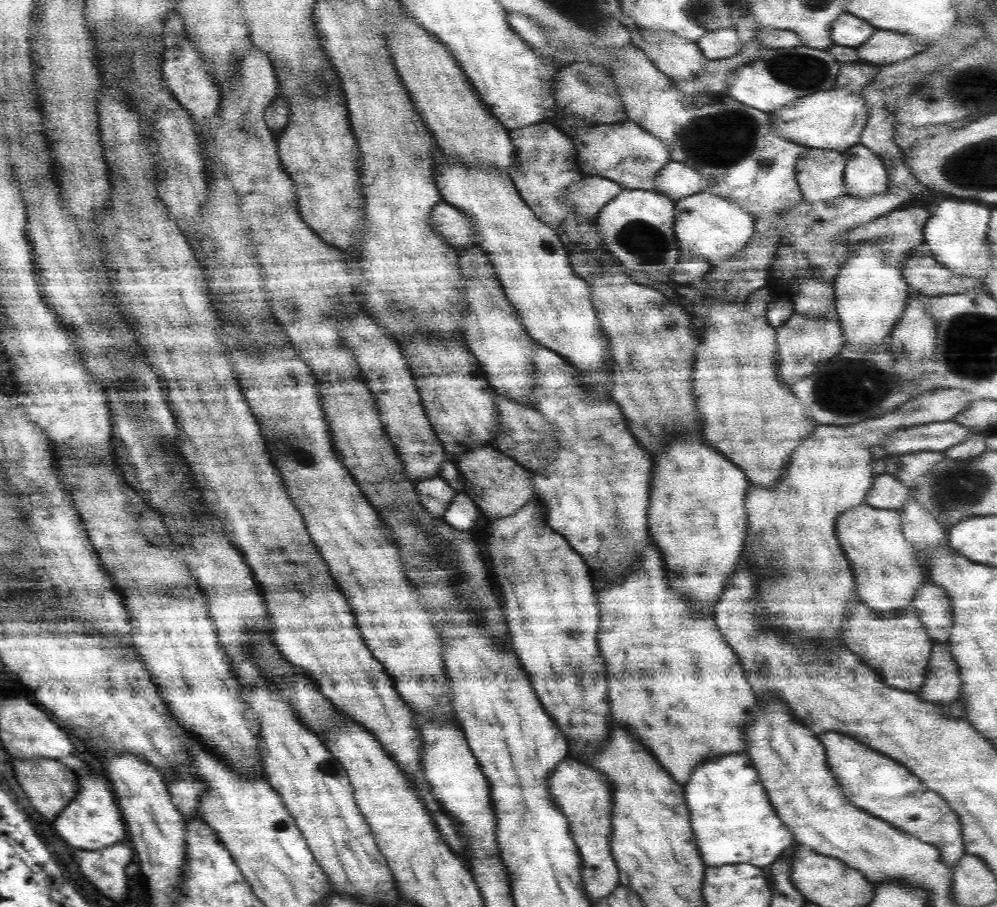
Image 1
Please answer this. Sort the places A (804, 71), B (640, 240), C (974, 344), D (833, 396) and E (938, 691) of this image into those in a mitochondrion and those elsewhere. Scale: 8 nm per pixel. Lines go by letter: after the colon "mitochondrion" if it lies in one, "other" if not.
A: mitochondrion
B: mitochondrion
C: mitochondrion
D: mitochondrion
E: other

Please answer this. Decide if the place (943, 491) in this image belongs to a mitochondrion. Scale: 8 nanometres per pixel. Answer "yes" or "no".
yes

